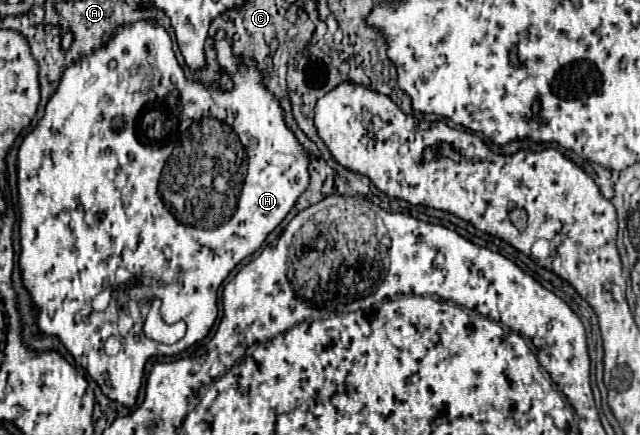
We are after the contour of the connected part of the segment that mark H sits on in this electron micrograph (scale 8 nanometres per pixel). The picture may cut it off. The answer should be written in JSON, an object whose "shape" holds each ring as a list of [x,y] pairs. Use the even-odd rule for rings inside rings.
{"shape":[[[138,20],[138,22],[132,22],[132,24],[122,24],[122,26],[118,26],[118,28],[116,28],[116,30],[114,30],[114,34],[112,34],[112,36],[110,36],[110,38],[108,38],[108,42],[104,42],[104,44],[102,44],[102,46],[100,46],[100,48],[96,48],[96,50],[92,50],[92,52],[88,52],[88,54],[84,54],[84,56],[82,56],[82,58],[80,58],[80,60],[76,60],[76,62],[72,62],[72,64],[70,64],[70,66],[68,66],[68,68],[66,68],[66,70],[64,70],[64,74],[62,74],[62,78],[60,78],[60,82],[58,82],[58,86],[56,86],[56,90],[54,90],[54,94],[52,94],[52,98],[50,98],[50,100],[48,100],[48,104],[46,104],[46,112],[44,112],[44,116],[42,116],[42,120],[40,120],[40,122],[38,122],[38,126],[36,126],[36,128],[34,128],[34,130],[32,130],[32,132],[30,132],[30,134],[28,134],[28,136],[26,136],[26,138],[24,138],[24,140],[22,140],[22,144],[20,144],[20,150],[18,150],[18,204],[20,204],[20,242],[22,242],[22,254],[20,254],[20,272],[22,272],[22,284],[24,284],[24,288],[26,288],[26,290],[28,290],[28,294],[30,294],[30,298],[32,298],[32,304],[34,304],[34,308],[36,308],[36,310],[38,310],[38,316],[36,316],[36,328],[38,328],[38,334],[40,334],[40,336],[56,336],[56,338],[58,338],[58,340],[60,340],[60,342],[62,342],[62,344],[64,344],[64,348],[66,348],[66,350],[68,350],[68,352],[70,352],[70,354],[72,354],[72,356],[74,356],[74,360],[76,360],[76,364],[80,364],[80,366],[82,366],[82,368],[84,368],[84,370],[86,370],[86,372],[88,372],[88,374],[90,374],[90,376],[92,376],[92,380],[94,380],[94,382],[96,382],[96,384],[98,384],[98,386],[100,386],[100,390],[102,390],[102,392],[104,392],[104,394],[106,394],[106,396],[108,396],[108,398],[110,398],[110,400],[114,400],[114,402],[118,402],[118,404],[122,404],[122,406],[126,406],[126,408],[132,408],[132,406],[134,406],[134,404],[136,404],[136,396],[138,396],[138,390],[140,390],[140,380],[142,380],[142,368],[144,368],[144,366],[146,366],[146,362],[148,362],[148,360],[150,360],[150,358],[154,358],[154,356],[159,356],[159,355],[164,355],[164,356],[174,356],[174,355],[177,355],[177,354],[179,354],[179,353],[181,353],[181,352],[182,352],[182,350],[186,350],[186,348],[188,348],[188,346],[192,346],[192,344],[194,344],[194,342],[198,342],[198,340],[202,340],[202,338],[206,338],[206,336],[208,336],[208,332],[210,332],[210,328],[212,328],[212,324],[214,324],[214,320],[216,320],[216,314],[218,314],[218,308],[216,308],[216,294],[218,294],[218,288],[220,288],[220,284],[222,284],[222,282],[224,282],[224,280],[226,280],[226,276],[228,276],[228,274],[230,274],[230,272],[232,272],[232,270],[234,270],[234,266],[236,266],[236,264],[238,264],[238,262],[242,262],[242,260],[244,260],[244,258],[246,258],[246,256],[250,256],[250,254],[252,254],[252,252],[254,252],[254,250],[258,250],[258,248],[260,248],[260,246],[262,246],[262,242],[264,242],[264,240],[266,240],[266,236],[268,236],[268,234],[270,234],[270,232],[272,232],[272,230],[274,230],[274,228],[276,228],[276,226],[278,226],[278,224],[280,224],[280,222],[282,222],[282,220],[284,220],[284,218],[286,218],[286,214],[288,214],[288,213],[289,213],[289,212],[290,212],[290,210],[291,210],[291,209],[292,209],[292,208],[293,208],[293,206],[294,206],[294,205],[295,205],[295,203],[296,203],[296,201],[297,201],[297,200],[298,200],[298,198],[299,198],[299,197],[300,197],[300,195],[301,195],[301,194],[302,194],[302,193],[303,193],[303,192],[304,192],[304,191],[305,191],[305,190],[306,190],[306,189],[307,189],[307,188],[308,188],[308,184],[310,184],[310,172],[308,172],[308,164],[310,164],[310,154],[308,154],[308,152],[306,152],[306,150],[304,150],[304,146],[302,146],[302,144],[300,144],[300,142],[298,142],[298,138],[296,138],[296,136],[294,136],[294,132],[292,132],[292,130],[290,130],[290,128],[288,128],[288,126],[286,126],[286,124],[284,124],[284,112],[282,112],[282,106],[280,106],[280,102],[278,102],[278,100],[276,100],[276,96],[274,96],[274,94],[272,94],[272,92],[270,92],[270,90],[268,90],[268,88],[266,88],[266,84],[264,84],[264,74],[262,74],[262,68],[260,68],[260,66],[258,66],[258,64],[256,64],[256,60],[254,60],[254,58],[248,58],[248,56],[238,56],[238,54],[234,54],[234,50],[232,50],[232,48],[234,48],[234,46],[232,46],[232,40],[228,40],[228,34],[226,34],[226,32],[224,32],[224,30],[218,30],[218,32],[216,32],[216,36],[214,36],[214,50],[216,50],[216,62],[218,62],[218,66],[220,66],[220,72],[222,72],[222,74],[226,74],[226,76],[230,76],[230,78],[234,78],[234,88],[232,88],[232,90],[222,90],[222,88],[220,88],[220,82],[218,82],[218,80],[214,80],[214,82],[210,82],[210,84],[202,84],[202,82],[198,82],[198,80],[188,80],[188,78],[186,78],[186,74],[184,74],[184,70],[182,70],[182,68],[180,68],[180,66],[178,66],[178,60],[176,60],[176,56],[175,56],[175,53],[174,53],[174,50],[172,50],[172,40],[170,40],[170,36],[168,36],[168,32],[166,32],[166,30],[164,30],[164,28],[162,28],[162,26],[160,26],[160,24],[156,24],[156,22],[154,22],[154,20]],[[176,136],[180,136],[180,144],[182,144],[182,148],[184,148],[184,150],[182,150],[182,154],[180,154],[180,164],[184,164],[184,166],[186,166],[186,168],[188,168],[188,170],[186,170],[186,172],[162,172],[162,170],[164,170],[164,166],[165,166],[165,164],[166,164],[166,163],[167,163],[167,161],[168,161],[168,159],[169,159],[169,157],[170,157],[170,156],[171,156],[171,153],[172,153],[172,144],[176,144]],[[240,162],[246,162],[246,178],[244,178],[244,184],[242,184],[242,192],[240,192]],[[116,268],[126,268],[126,270],[130,270],[130,272],[142,272],[142,276],[150,276],[150,278],[154,278],[154,280],[156,280],[156,284],[158,284],[158,292],[156,292],[156,294],[158,294],[158,298],[160,298],[160,300],[162,300],[162,306],[160,306],[160,314],[162,314],[162,320],[164,320],[164,322],[166,322],[166,324],[176,324],[176,322],[180,322],[180,320],[184,320],[184,318],[186,318],[186,320],[184,320],[184,322],[186,322],[186,326],[188,326],[188,330],[186,330],[186,336],[184,336],[184,340],[180,340],[180,342],[176,342],[176,344],[174,344],[174,346],[166,346],[166,344],[161,344],[161,343],[160,343],[160,342],[155,342],[155,341],[154,341],[154,340],[148,340],[148,338],[146,338],[146,336],[144,336],[144,334],[142,334],[142,332],[138,332],[138,330],[132,330],[132,332],[130,332],[130,336],[128,336],[128,338],[126,338],[126,340],[124,340],[124,338],[120,338],[120,334],[118,334],[118,326],[116,326],[116,316],[112,316],[112,306],[110,306],[110,308],[108,308],[108,310],[106,310],[106,312],[94,312],[94,308],[92,308],[92,300],[94,300],[94,298],[96,298],[96,296],[98,296],[98,294],[100,294],[100,292],[102,292],[102,290],[104,290],[104,284],[108,284],[108,282],[110,282],[110,278],[114,278],[114,272],[116,272]],[[108,336],[118,336],[118,338],[120,338],[120,340],[122,340],[122,348],[124,348],[124,350],[120,350],[120,354],[116,354],[116,356],[104,356],[104,342],[106,342],[106,338],[108,338]]]}

